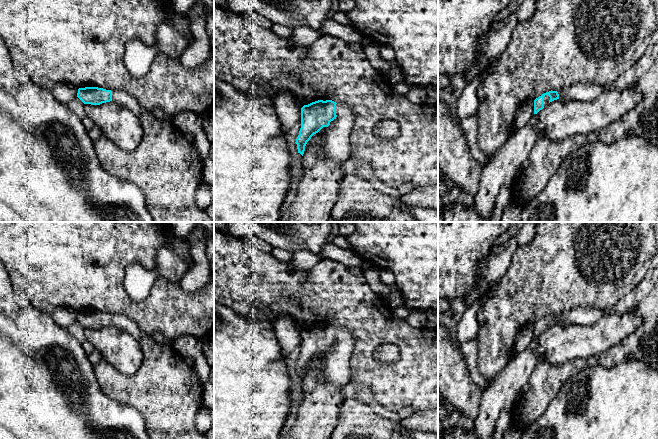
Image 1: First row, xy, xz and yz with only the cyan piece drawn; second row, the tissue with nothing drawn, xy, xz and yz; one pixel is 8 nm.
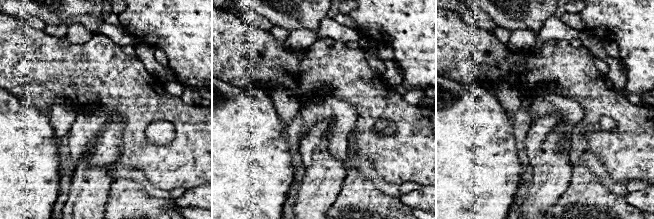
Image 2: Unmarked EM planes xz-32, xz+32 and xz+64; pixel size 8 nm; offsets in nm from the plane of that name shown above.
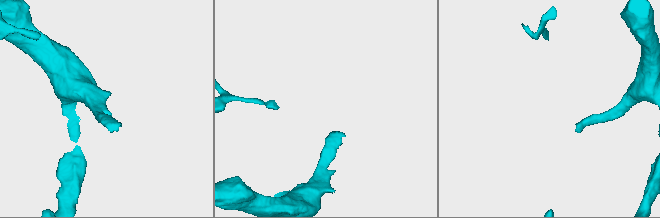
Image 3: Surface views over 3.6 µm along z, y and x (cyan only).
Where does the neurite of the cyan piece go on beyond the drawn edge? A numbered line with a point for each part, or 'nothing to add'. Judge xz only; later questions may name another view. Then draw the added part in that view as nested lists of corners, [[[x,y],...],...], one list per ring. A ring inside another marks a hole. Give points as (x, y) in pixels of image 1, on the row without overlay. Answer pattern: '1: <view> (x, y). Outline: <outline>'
1: xz (337, 371). Outline: [[[346,327],[336,328],[336,339],[324,354],[323,376],[328,383],[344,386],[350,381],[349,360],[355,347],[355,339]]]

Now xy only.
1: xy (122, 322). Outline: [[[113,314],[112,325],[118,329],[126,331],[127,333],[132,335],[139,343],[142,339],[146,339],[149,337],[140,330],[138,325],[133,320],[126,317],[125,315]]]

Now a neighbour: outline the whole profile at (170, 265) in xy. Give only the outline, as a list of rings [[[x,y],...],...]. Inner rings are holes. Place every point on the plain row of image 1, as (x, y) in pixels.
[[[163,245],[156,256],[158,276],[171,282],[178,282],[191,269],[194,261],[187,261],[179,256],[171,247]]]

